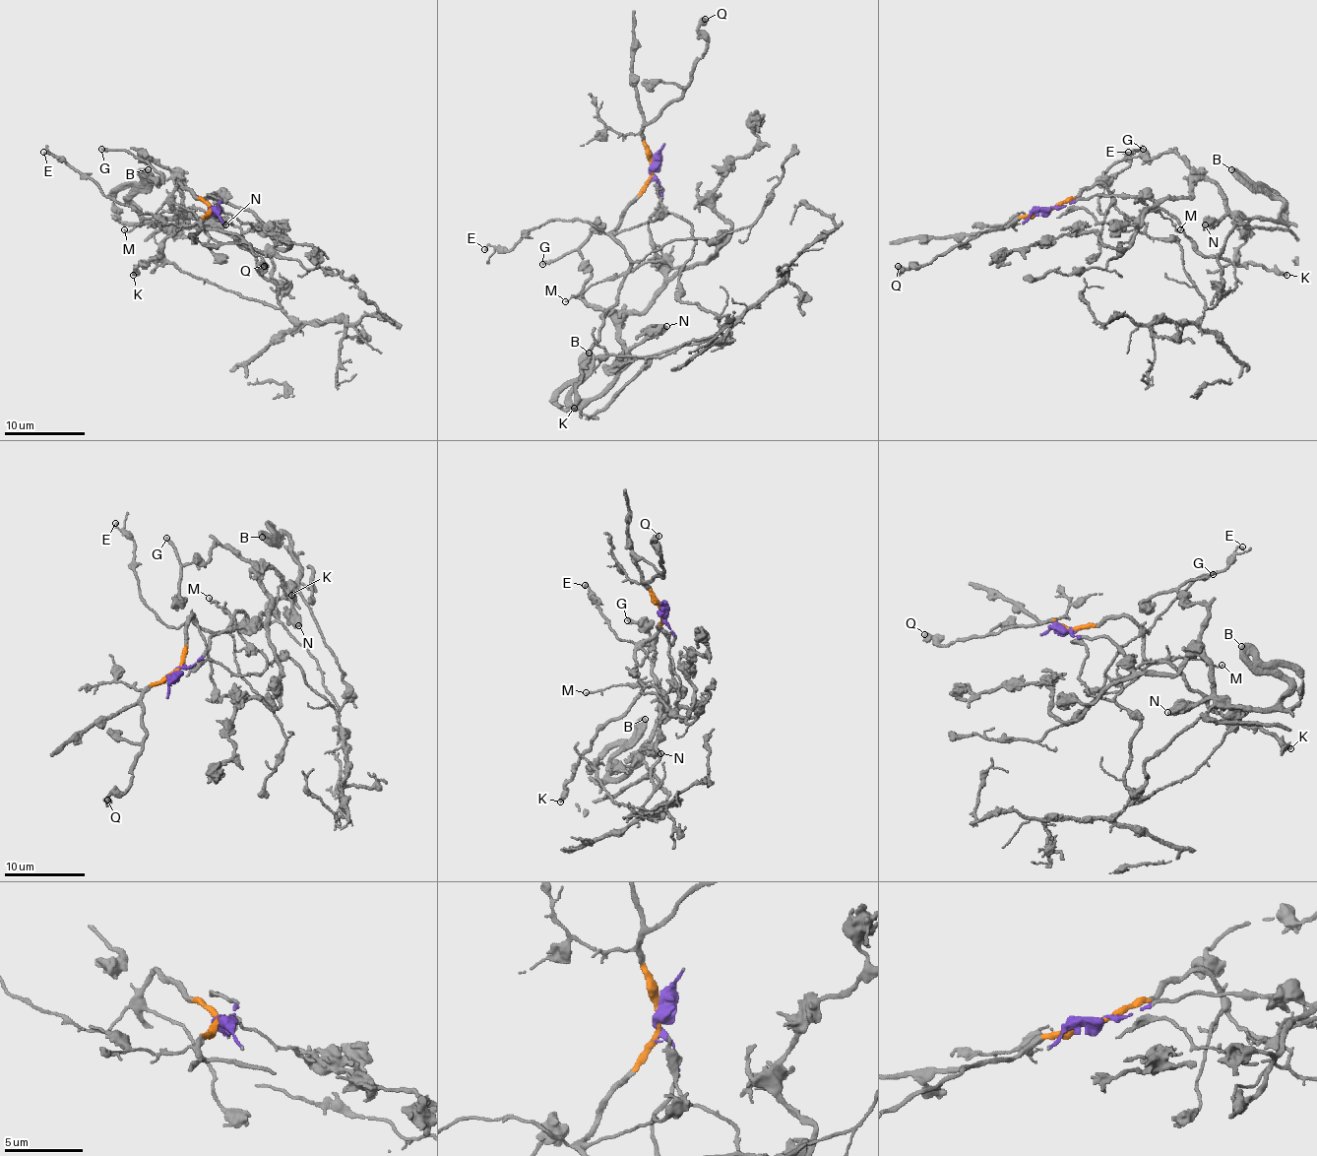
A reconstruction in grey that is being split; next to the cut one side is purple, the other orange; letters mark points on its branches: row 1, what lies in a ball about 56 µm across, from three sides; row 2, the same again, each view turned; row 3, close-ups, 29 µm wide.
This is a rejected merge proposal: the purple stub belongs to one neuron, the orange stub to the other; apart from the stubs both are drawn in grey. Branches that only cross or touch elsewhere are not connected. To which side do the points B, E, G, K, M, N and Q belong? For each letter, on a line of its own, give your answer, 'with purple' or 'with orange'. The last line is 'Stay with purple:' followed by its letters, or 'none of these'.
B: with purple
E: with orange
G: with purple
K: with orange
M: with orange
N: with purple
Q: with orange
Stay with purple: B, G, N

